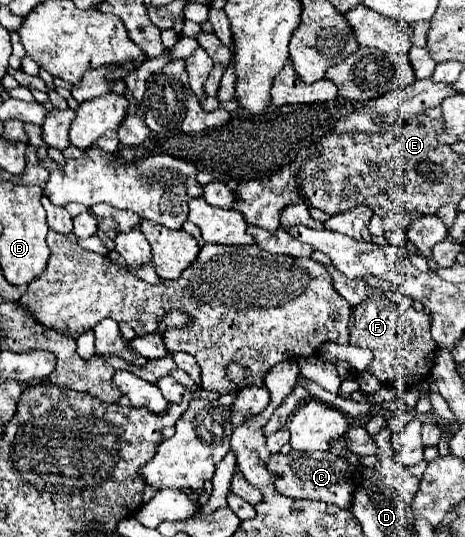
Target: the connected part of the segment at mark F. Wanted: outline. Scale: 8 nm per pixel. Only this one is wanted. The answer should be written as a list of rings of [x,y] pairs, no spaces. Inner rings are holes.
[[[370,288],[368,298],[352,308],[348,322],[348,342],[352,346],[372,350],[374,358],[366,372],[370,372],[382,386],[394,388],[396,392],[404,392],[406,388],[424,382],[424,379],[429,378],[430,382],[432,358],[436,352],[430,322],[432,320],[428,318],[428,310],[416,312],[412,306],[405,309],[402,305],[397,305],[397,310],[394,310],[394,304],[384,296],[382,290]]]

